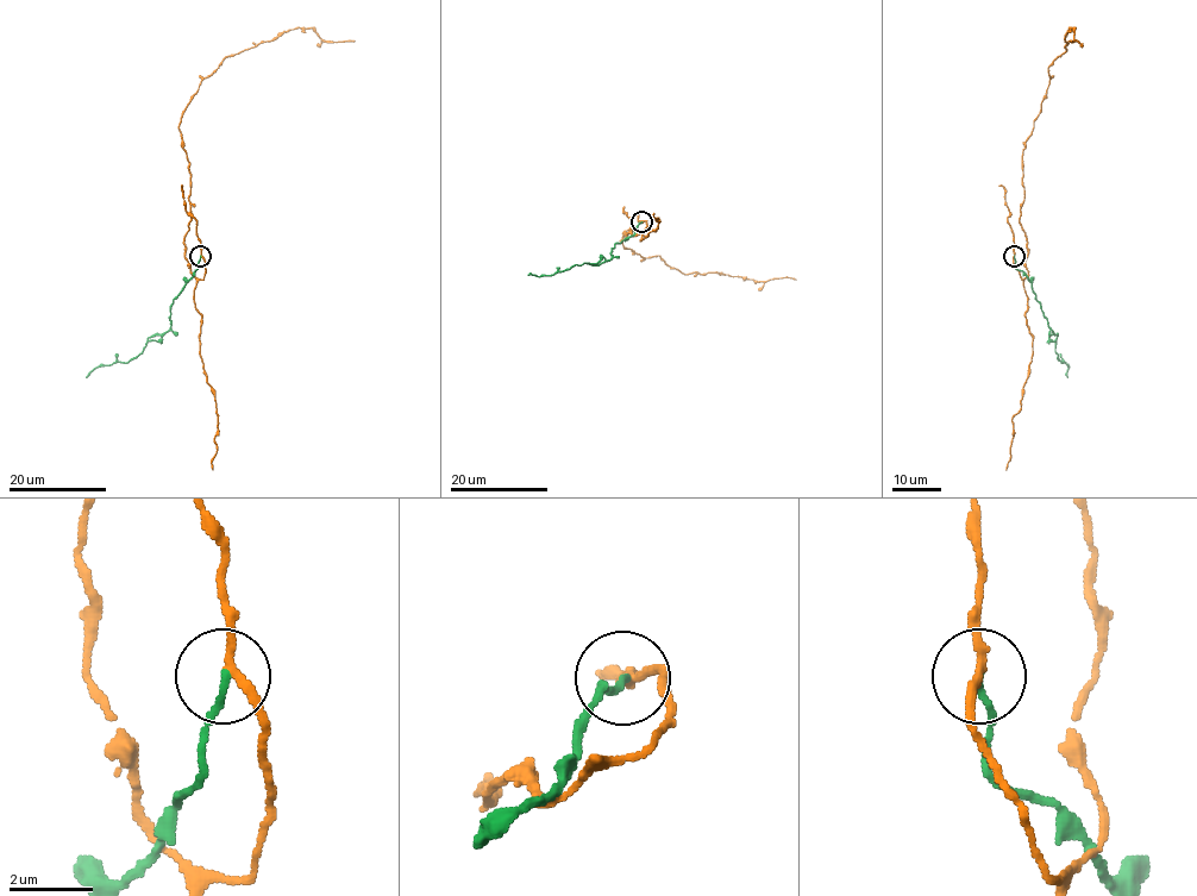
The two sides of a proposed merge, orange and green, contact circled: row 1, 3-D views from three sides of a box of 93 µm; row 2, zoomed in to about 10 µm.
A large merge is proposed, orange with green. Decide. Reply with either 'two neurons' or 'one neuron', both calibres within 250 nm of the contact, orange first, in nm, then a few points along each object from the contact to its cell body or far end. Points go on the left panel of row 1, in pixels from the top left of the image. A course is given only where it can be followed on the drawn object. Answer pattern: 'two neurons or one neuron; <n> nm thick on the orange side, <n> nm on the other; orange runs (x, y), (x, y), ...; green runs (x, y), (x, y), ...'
two neurons; 200 nm thick on the orange side, 160 nm on the other; orange runs (200, 256), (196, 279), (185, 256), (190, 181), (179, 127), (199, 83), (226, 57), (292, 29), (353, 41); green runs (200, 256), (198, 267), (171, 305), (167, 331), (150, 337), (142, 352), (127, 362), (95, 367), (86, 377)

